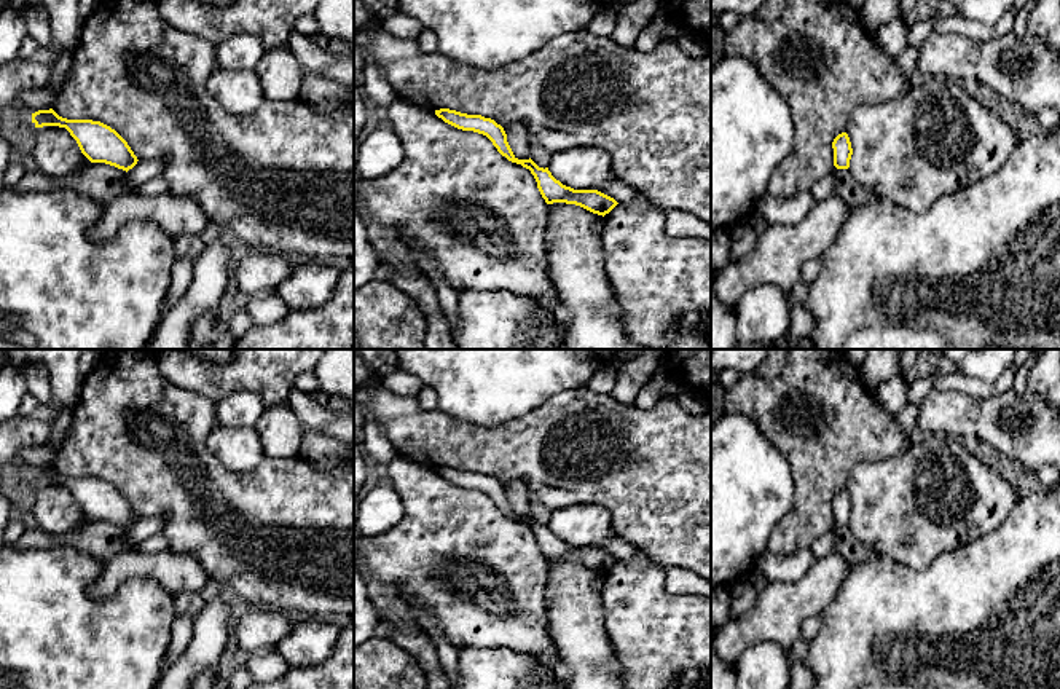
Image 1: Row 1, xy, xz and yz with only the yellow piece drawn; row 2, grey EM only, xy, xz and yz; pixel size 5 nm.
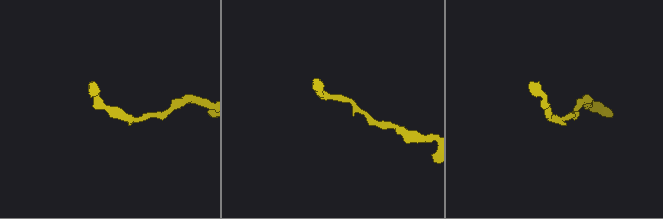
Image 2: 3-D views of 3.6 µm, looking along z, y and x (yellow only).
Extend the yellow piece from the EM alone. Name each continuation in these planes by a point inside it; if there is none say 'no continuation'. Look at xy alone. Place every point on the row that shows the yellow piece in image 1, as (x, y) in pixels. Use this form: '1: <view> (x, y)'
no continuation

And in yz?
no continuation

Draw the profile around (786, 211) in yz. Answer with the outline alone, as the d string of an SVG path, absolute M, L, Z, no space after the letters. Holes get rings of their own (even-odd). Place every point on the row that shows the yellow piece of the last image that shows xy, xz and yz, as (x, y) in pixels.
M810 190L799 191L787 198L778 198L767 193L756 206L754 212L762 217L767 225L795 225L799 223L815 198Z

